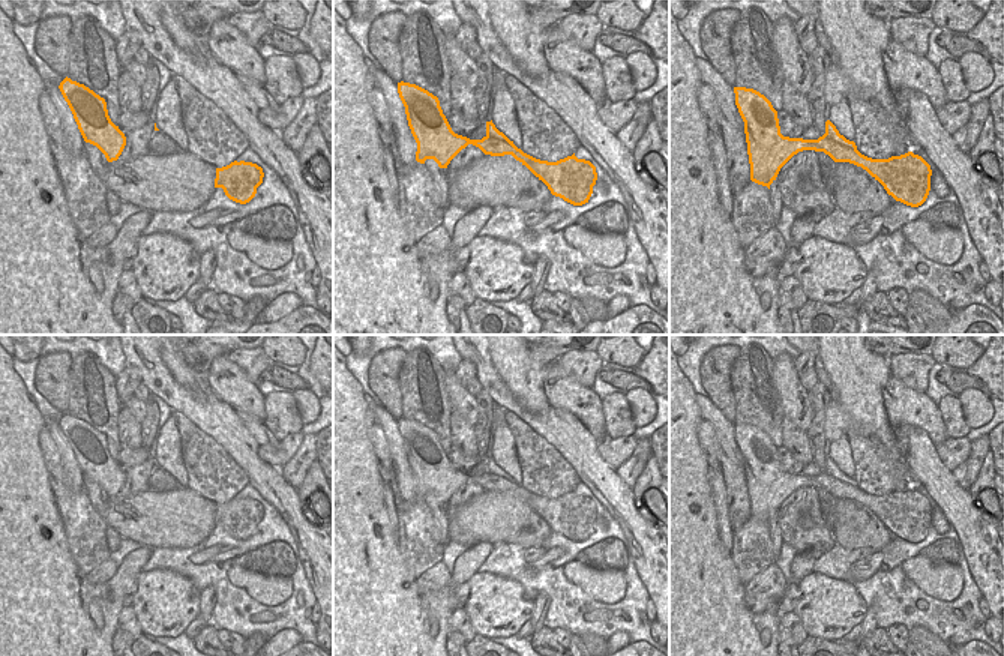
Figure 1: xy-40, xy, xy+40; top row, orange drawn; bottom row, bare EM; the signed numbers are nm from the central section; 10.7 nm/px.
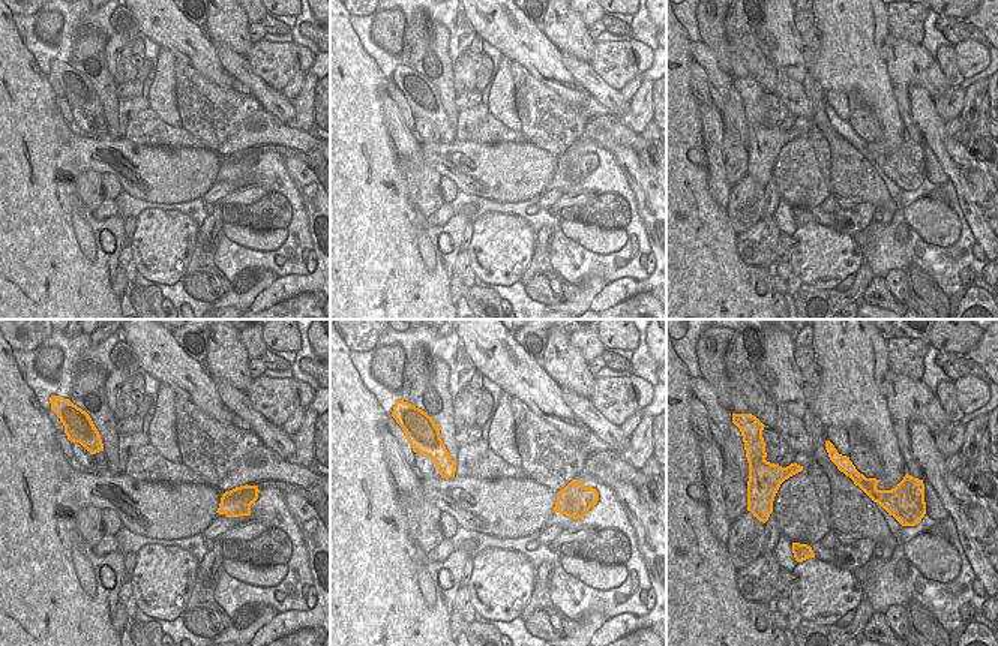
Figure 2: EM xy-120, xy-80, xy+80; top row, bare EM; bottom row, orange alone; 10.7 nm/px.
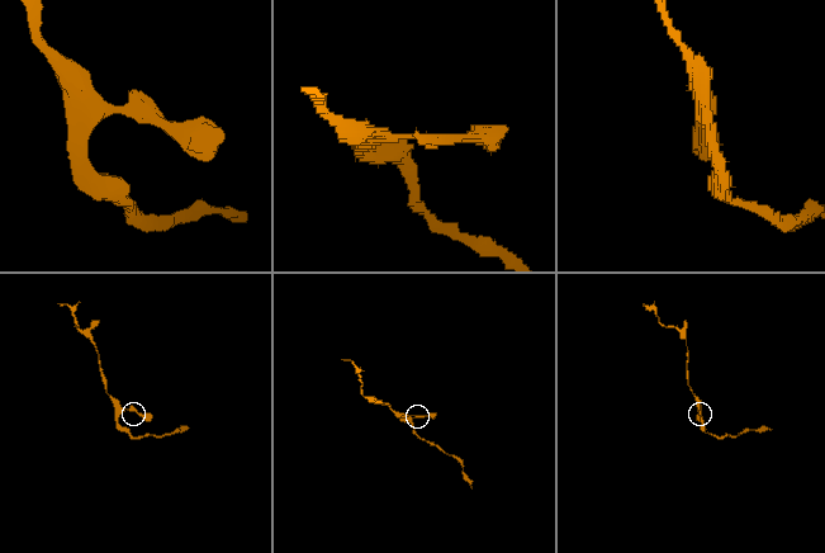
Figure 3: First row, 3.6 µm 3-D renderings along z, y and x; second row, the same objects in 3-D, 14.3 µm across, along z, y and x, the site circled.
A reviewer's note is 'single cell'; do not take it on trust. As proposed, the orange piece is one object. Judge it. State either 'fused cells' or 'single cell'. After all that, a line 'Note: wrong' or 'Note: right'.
single cell
Note: right

